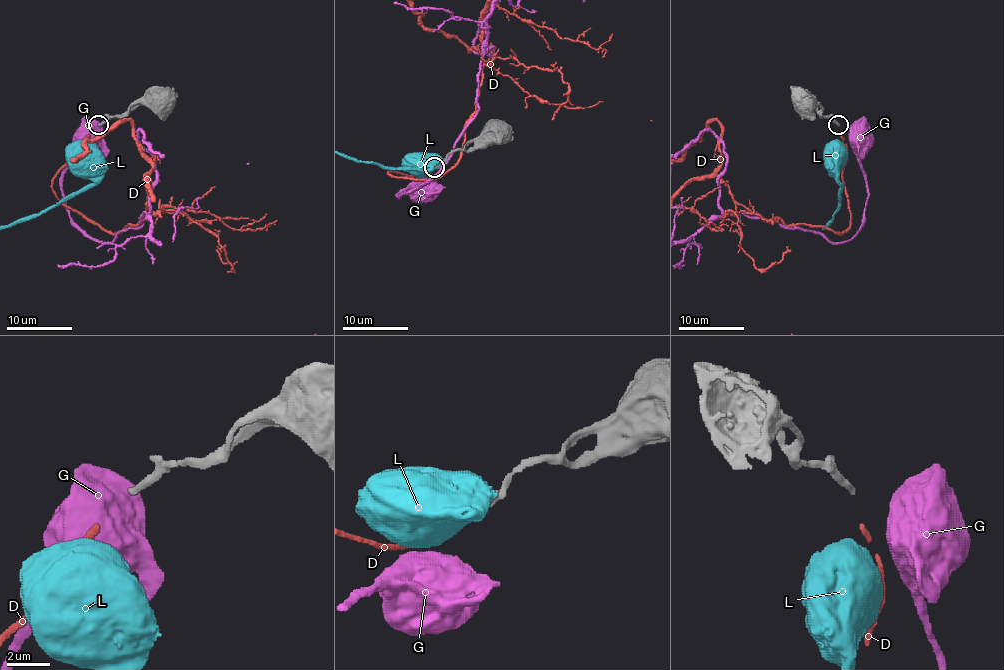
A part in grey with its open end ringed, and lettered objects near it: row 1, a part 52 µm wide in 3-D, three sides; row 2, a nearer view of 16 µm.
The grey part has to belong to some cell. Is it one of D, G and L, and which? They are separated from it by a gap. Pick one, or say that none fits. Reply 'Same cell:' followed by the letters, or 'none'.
Same cell: D

